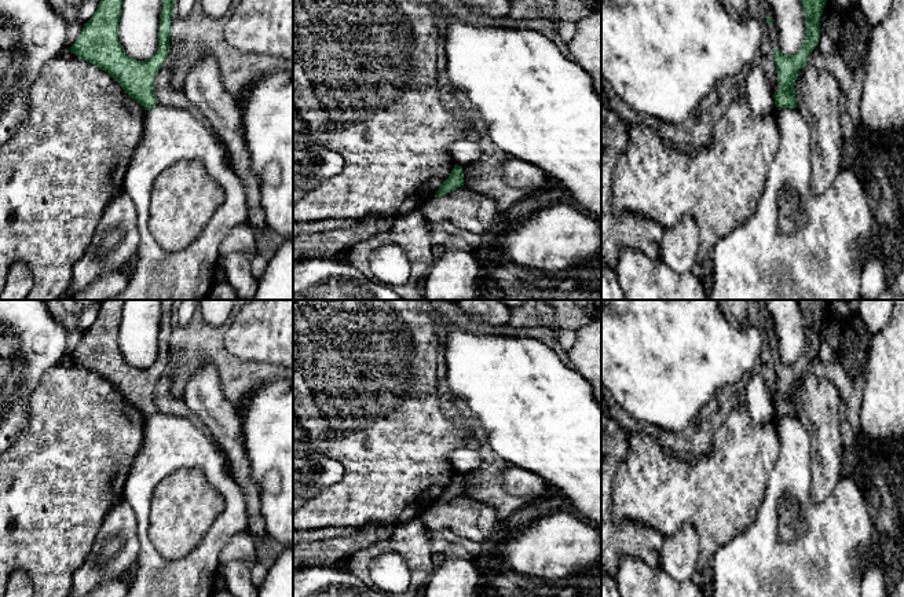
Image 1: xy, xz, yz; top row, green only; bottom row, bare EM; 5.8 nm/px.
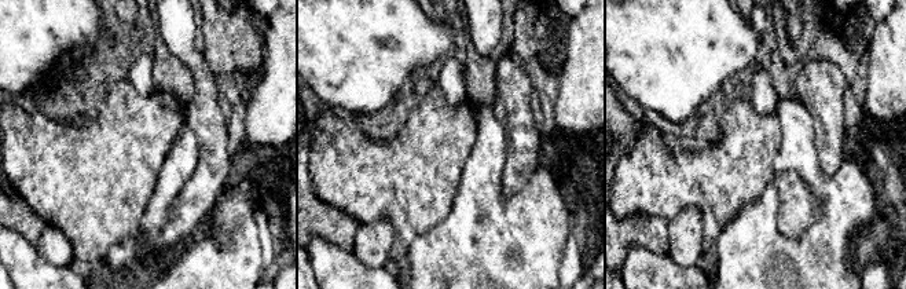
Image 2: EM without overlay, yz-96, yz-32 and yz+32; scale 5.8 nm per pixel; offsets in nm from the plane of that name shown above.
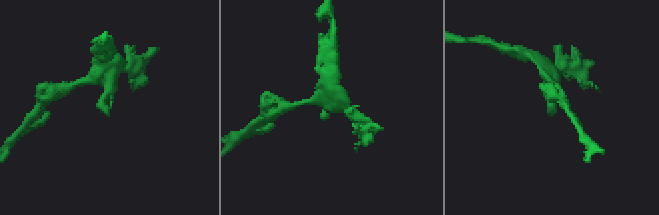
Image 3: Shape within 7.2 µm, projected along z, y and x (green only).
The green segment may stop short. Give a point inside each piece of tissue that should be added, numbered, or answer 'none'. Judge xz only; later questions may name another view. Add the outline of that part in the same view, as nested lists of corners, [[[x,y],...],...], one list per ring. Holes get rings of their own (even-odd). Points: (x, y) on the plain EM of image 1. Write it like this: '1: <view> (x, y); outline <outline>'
none

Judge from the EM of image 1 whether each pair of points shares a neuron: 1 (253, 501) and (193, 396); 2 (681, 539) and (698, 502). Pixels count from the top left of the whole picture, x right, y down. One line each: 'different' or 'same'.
1: same
2: different

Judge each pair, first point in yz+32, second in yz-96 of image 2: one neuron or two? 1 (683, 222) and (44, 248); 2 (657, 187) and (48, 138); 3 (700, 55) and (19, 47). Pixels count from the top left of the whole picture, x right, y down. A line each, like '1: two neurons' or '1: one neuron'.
1: one neuron
2: one neuron
3: one neuron

